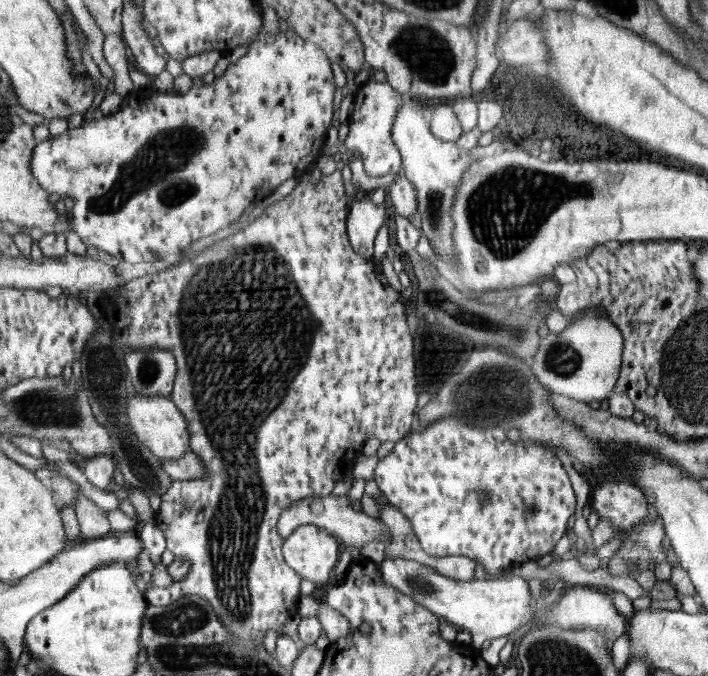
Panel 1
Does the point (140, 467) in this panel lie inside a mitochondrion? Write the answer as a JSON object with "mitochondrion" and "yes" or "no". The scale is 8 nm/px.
{"mitochondrion":"yes"}

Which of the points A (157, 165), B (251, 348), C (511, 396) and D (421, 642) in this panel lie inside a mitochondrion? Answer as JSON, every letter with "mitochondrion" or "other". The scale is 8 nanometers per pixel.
{"A":"mitochondrion","B":"mitochondrion","C":"mitochondrion","D":"other"}

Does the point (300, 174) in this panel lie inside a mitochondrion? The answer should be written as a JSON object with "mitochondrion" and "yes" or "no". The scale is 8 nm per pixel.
{"mitochondrion":"no"}

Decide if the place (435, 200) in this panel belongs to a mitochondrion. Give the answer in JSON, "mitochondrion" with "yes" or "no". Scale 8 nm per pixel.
{"mitochondrion":"yes"}

